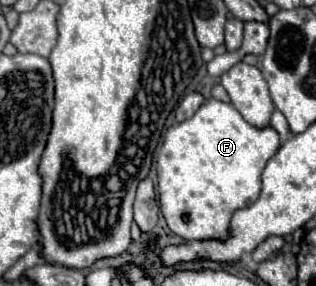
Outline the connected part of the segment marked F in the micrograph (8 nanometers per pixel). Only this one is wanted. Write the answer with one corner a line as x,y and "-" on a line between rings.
214,97
206,99
206,101
200,105
200,109
194,113
192,119
186,119
186,121
182,121
182,123
178,123
178,125
172,125
172,127
166,131
164,143
162,143
160,153
158,153
158,163
156,163
156,167
158,167
160,211
162,211
162,215
164,215
166,223
168,223
168,227
170,227
170,231
176,233
176,235
180,235
180,237
186,239
186,241
206,241
206,239
226,241
228,235
230,235
230,217
232,217
232,213
238,211
238,209
248,207
250,203
254,203
254,201
258,199
258,195
260,195
260,173
262,173
264,165
268,163
268,159
278,151
278,147
280,147
280,135
276,133
276,129
272,129
270,125
268,125
268,127
262,127
262,129
250,125
250,123
234,109
232,103
224,103
224,101
214,99

